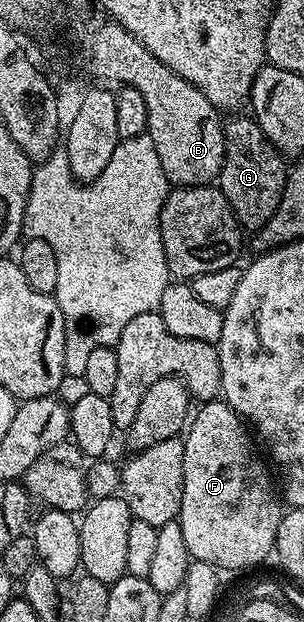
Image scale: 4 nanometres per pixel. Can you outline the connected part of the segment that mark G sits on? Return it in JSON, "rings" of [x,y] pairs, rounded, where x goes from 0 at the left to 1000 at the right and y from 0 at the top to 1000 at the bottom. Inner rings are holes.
{"rings":[[[789,185],[753,186],[763,190],[753,195],[747,190],[734,196],[737,260],[724,270],[717,301],[743,314],[743,320],[770,339],[770,346],[789,355],[793,363],[806,370],[852,371],[875,359],[875,352],[888,352],[888,346],[901,346],[901,333],[914,333],[914,320],[928,320],[941,283],[941,259],[921,241],[888,230],[888,223],[862,211],[862,204],[849,204],[842,193],[816,185],[806,185],[806,188],[776,186]]]}

